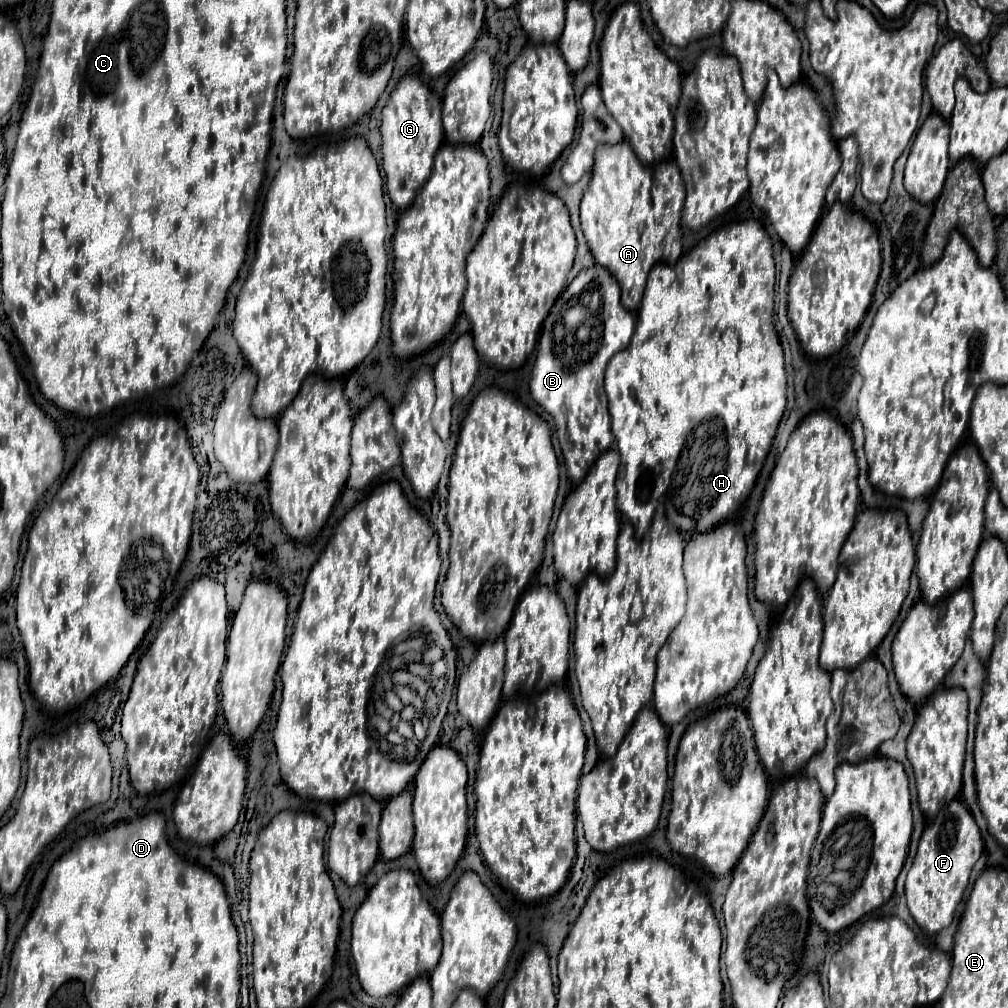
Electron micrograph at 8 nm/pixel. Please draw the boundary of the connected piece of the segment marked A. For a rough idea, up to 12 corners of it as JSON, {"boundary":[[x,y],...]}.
{"boundary":[[628,141],[596,153],[580,205],[596,263],[640,307],[656,261],[682,255],[676,161]]}

